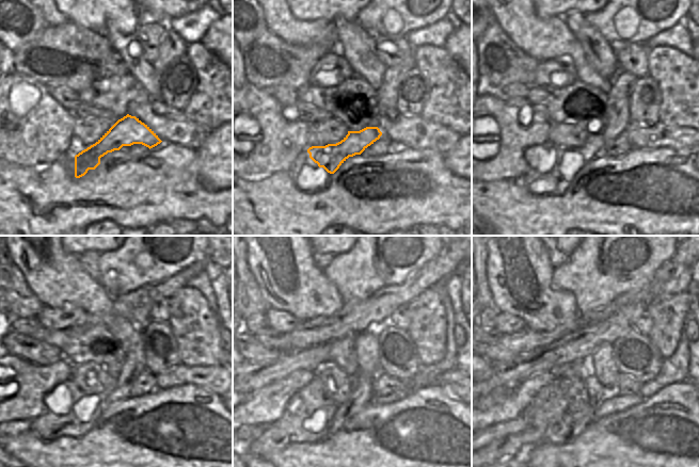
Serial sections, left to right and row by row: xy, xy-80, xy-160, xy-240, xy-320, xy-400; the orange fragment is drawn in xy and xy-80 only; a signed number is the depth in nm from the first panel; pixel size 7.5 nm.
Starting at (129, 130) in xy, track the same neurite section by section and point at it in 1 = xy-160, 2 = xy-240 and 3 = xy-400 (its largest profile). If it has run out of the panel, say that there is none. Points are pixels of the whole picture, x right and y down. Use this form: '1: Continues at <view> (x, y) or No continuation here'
1: Continues at xy-160 (573, 158)
2: Continues at xy-240 (48, 427)
3: Continues at xy-400 (544, 414)

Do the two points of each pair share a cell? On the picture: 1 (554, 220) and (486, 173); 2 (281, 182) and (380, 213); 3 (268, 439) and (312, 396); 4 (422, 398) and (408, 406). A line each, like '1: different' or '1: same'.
1: different
2: same
3: same
4: same

